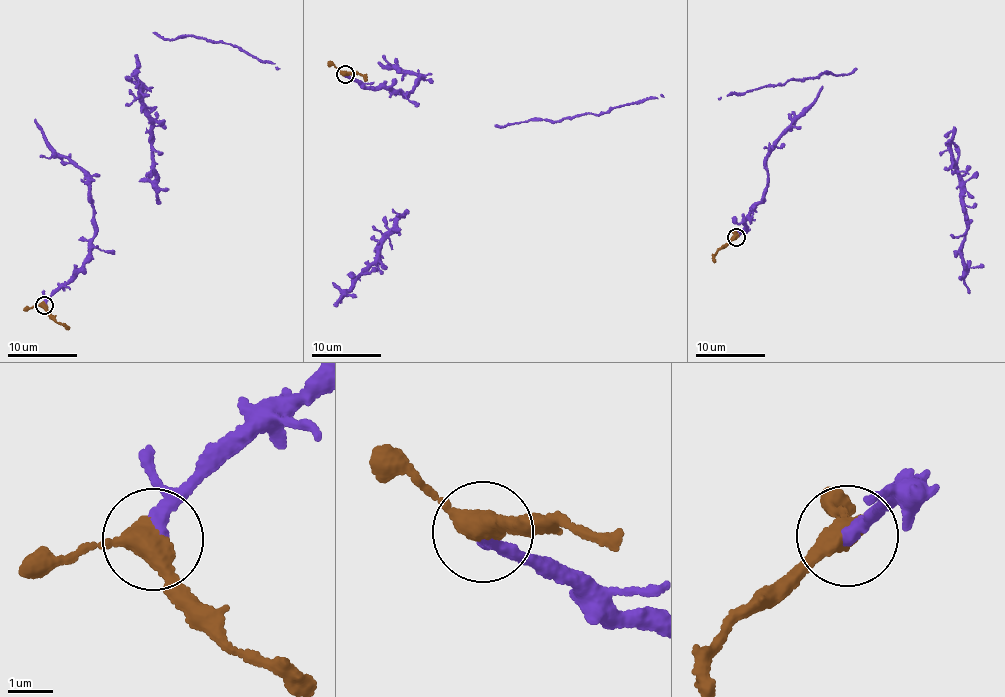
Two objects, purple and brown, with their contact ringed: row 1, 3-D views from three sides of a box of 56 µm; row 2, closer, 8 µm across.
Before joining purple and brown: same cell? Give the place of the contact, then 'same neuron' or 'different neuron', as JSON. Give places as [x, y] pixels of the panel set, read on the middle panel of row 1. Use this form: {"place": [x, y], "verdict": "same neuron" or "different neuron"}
{"place": [345, 74], "verdict": "same neuron"}

